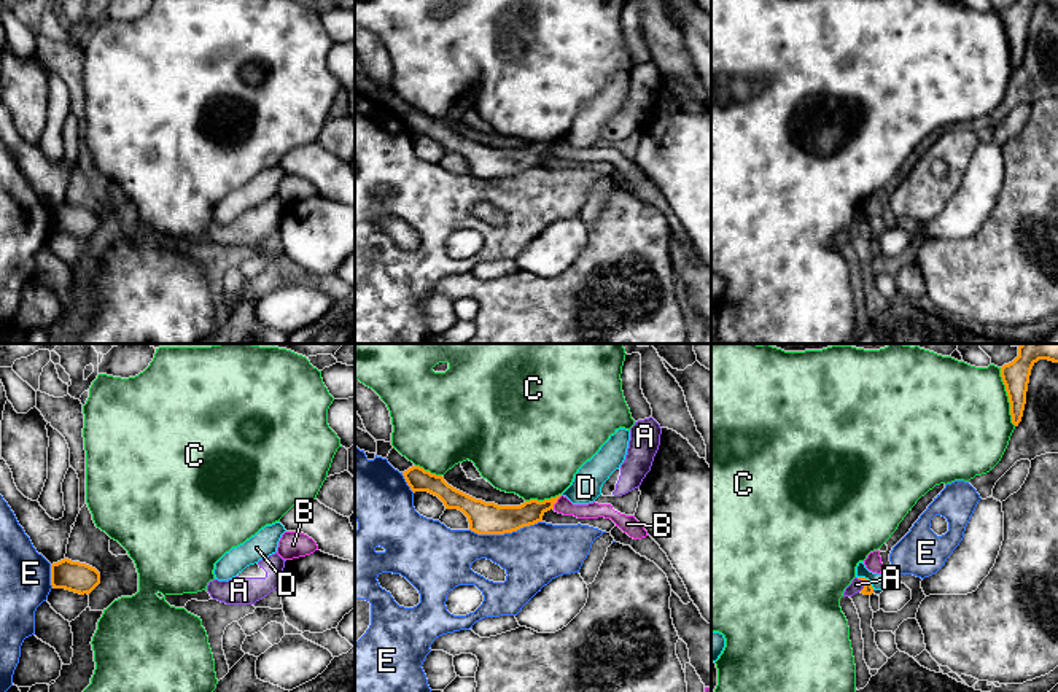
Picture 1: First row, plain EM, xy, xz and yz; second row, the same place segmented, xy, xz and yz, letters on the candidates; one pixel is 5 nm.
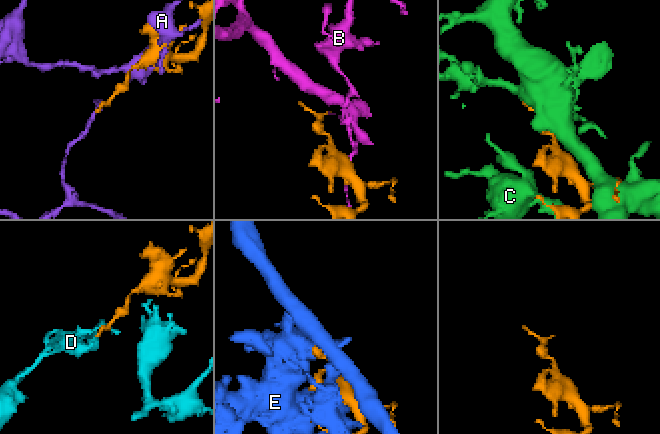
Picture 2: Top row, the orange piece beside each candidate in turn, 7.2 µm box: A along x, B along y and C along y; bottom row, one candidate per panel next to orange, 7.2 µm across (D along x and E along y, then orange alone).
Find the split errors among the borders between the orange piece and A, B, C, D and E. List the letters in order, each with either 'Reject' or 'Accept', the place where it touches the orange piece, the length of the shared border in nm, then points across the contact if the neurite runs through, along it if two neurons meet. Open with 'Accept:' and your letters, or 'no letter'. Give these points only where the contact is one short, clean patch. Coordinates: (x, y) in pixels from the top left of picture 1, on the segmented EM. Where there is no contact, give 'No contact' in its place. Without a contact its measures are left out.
Accept: A
A: Accept. Touches orange at yz (864, 584). Shared border 80 nm. Path across: yz (867, 589), (864, 584), (856, 584)
B: Reject. Touches orange at xz (556, 501). Shared border 90 nm. Boundary: xz (562, 495), (552, 508)
C: Reject. Touches orange at yz (1007, 395). Shared border 300 nm
D: Reject. Touches orange at yz (867, 581). Shared border 110 nm
E: Reject. Touches orange at xz (505, 532). Shared border 380 nm

